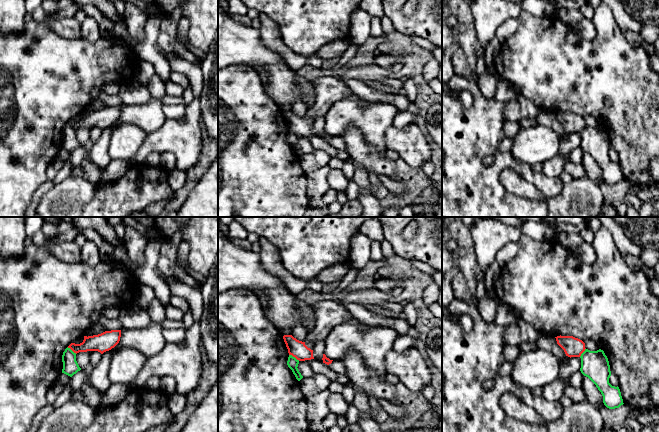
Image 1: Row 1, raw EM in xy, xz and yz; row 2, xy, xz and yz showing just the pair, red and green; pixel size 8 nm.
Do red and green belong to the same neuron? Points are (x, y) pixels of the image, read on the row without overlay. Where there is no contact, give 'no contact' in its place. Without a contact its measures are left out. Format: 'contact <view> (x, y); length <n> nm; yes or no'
contact xz (294, 132); length 100 nm; no

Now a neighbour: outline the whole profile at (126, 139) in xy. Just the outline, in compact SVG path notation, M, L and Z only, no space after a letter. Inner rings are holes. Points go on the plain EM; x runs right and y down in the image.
M122 124L112 133L108 153L111 159L131 161L149 134L134 124Z

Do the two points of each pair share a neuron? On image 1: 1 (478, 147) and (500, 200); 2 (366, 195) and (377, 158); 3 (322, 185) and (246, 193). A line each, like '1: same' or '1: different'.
1: same
2: different
3: different

